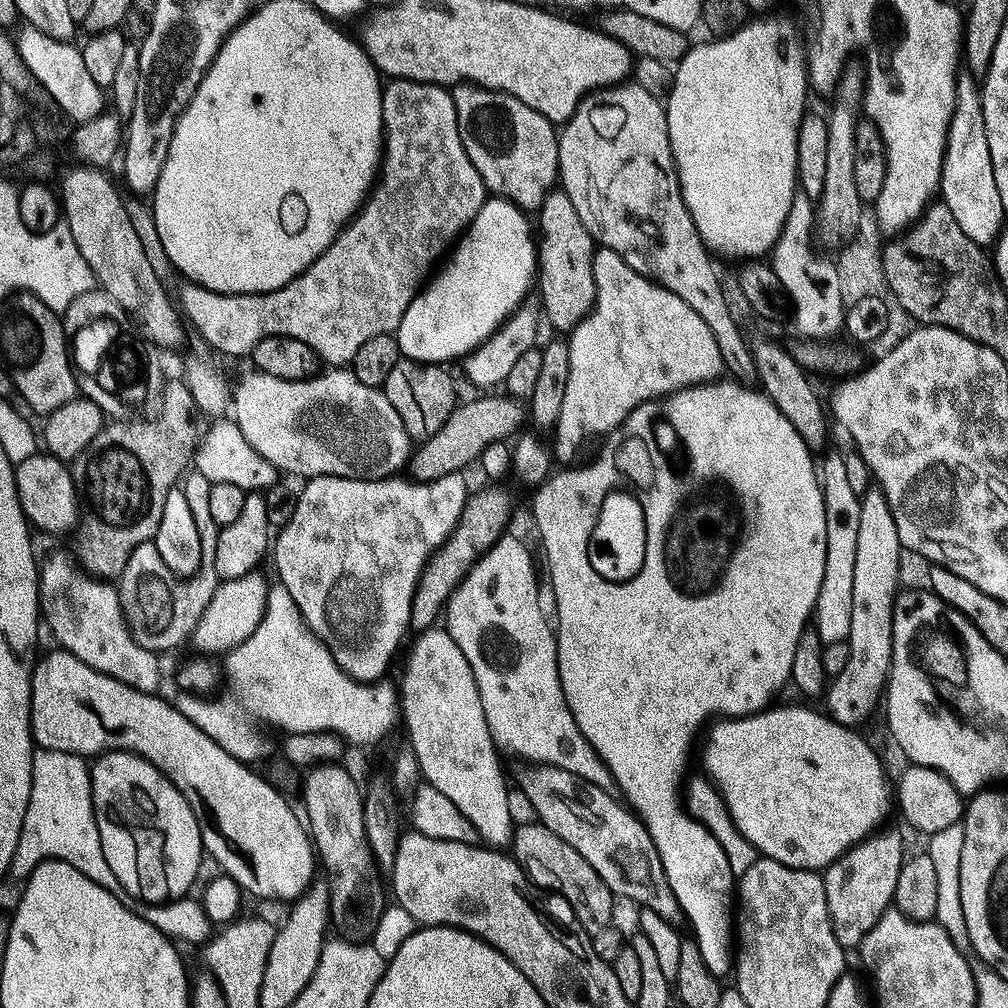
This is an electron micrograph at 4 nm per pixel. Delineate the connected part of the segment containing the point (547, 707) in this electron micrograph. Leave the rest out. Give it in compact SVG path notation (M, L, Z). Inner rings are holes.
M502 535L480 556L467 576L453 590L447 600L447 614L446 630L454 642L458 642L458 650L466 654L466 662L474 674L474 682L482 698L482 710L486 714L486 722L497 749L505 753L513 752L521 756L524 762L570 770L570 774L589 780L594 786L611 789L614 781L610 770L594 746L586 742L582 730L578 730L578 722L574 722L574 714L570 714L570 706L566 706L558 674L556 634L549 617L548 620L544 617L544 608L540 605L540 588L536 585L536 570L532 566L532 556L527 546L516 536Z

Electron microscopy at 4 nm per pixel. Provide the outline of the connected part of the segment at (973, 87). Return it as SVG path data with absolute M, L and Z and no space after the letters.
M964 74L957 79L956 105L948 123L938 196L946 206L950 206L950 214L954 214L958 226L962 226L962 234L966 234L970 242L988 246L1005 227L1006 213L1002 210L1002 198L994 182L994 166L990 162L990 142L986 142L980 93L977 81L971 75Z

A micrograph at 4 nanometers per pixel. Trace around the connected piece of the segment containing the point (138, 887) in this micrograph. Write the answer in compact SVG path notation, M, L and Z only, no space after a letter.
M106 752L95 757L92 768L92 805L94 814L98 822L98 838L102 838L102 854L106 858L106 866L114 870L114 878L124 887L125 893L134 899L143 901L144 904L167 904L170 900L179 900L187 897L192 888L192 883L196 880L196 875L200 872L200 856L202 857L202 845L200 842L200 827L196 821L196 815L192 812L192 807L186 802L186 798L175 786L164 777L163 772L158 771L149 760L143 760L135 752Z

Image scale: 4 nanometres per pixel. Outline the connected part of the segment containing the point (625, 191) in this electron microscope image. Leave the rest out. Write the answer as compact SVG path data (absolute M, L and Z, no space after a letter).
M621 82L590 92L580 101L580 105L574 110L574 114L559 129L558 139L560 141L558 146L558 162L560 163L560 171L558 173L559 187L568 195L570 202L574 202L574 210L578 210L578 218L582 218L582 226L586 226L586 230L592 236L593 241L599 247L614 250L638 274L642 274L648 280L653 280L656 284L661 284L663 288L669 288L674 294L678 294L678 298L682 298L682 302L686 302L686 306L690 306L690 310L694 310L694 314L698 314L702 318L702 322L706 322L706 326L710 326L710 334L714 334L714 340L718 342L718 348L724 359L725 369L739 383L745 386L755 385L757 379L752 349L747 343L744 345L744 336L740 333L740 328L736 325L736 320L732 317L731 310L728 309L728 296L724 293L724 284L720 281L719 274L716 273L715 262L717 263L717 261L714 259L713 253L709 252L708 247L702 242L702 238L698 234L698 226L694 226L694 218L682 198L680 179L676 173L676 163L674 162L674 154L670 146L668 113L662 100L653 96L653 94L648 94L642 86L635 82Z

